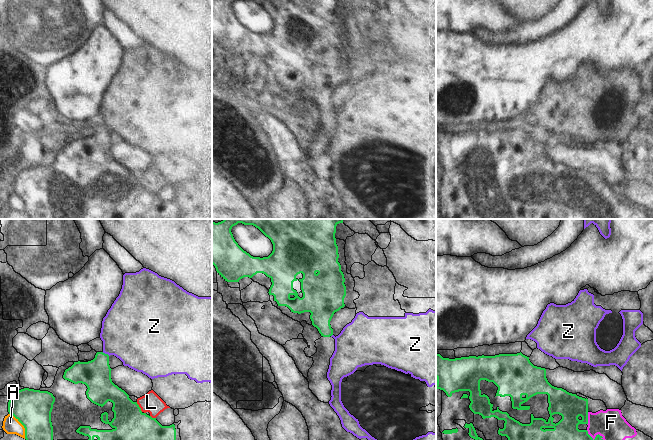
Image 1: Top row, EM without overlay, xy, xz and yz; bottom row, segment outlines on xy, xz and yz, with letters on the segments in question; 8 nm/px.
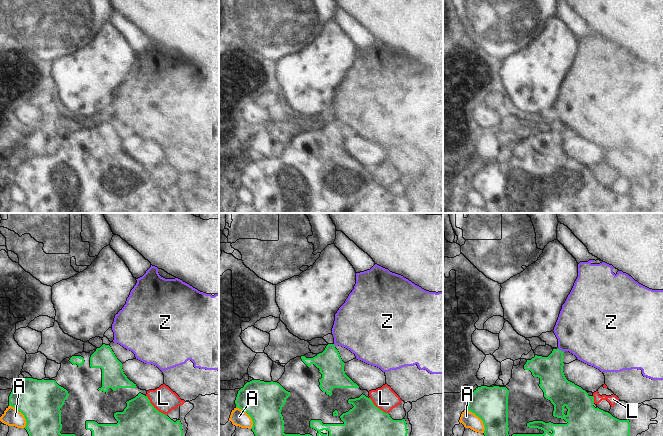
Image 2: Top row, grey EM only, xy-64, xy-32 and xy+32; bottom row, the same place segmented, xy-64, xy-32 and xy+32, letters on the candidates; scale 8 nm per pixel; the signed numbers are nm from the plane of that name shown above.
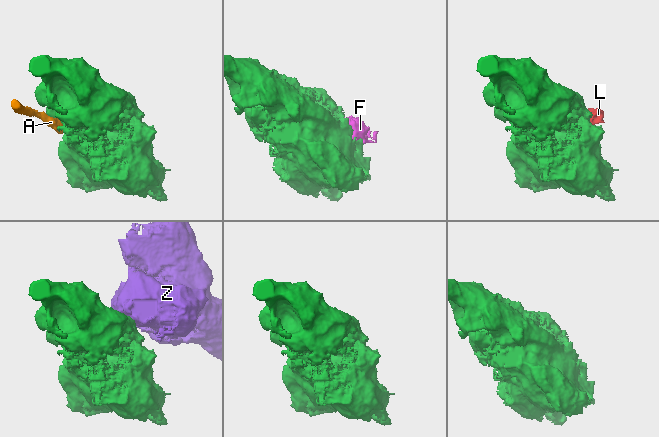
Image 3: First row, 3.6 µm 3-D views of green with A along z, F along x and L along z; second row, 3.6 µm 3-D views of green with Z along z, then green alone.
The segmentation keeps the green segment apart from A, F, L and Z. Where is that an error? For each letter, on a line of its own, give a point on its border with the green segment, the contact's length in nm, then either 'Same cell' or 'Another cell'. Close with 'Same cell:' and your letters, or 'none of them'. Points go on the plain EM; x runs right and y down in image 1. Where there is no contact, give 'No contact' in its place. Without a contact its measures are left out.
A: Touches green at xy (22, 200). Shared border 240 nm. Another cell
F: Touches green at yz (587, 194). Shared border 100 nm. Same cell
L: Touches green at xy (139, 183). Shared border 90 nm. Another cell
Z: Touches green at xy (106, 130). Shared border 70 nm. Another cell
Same cell: F

